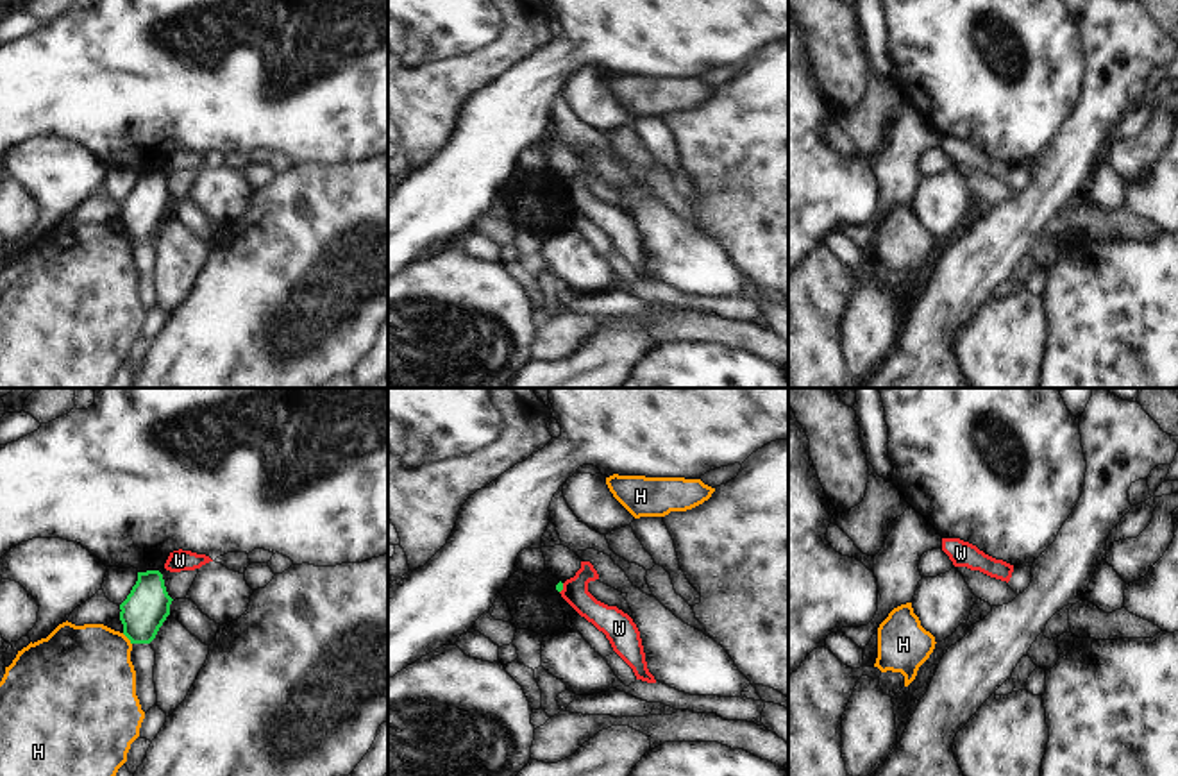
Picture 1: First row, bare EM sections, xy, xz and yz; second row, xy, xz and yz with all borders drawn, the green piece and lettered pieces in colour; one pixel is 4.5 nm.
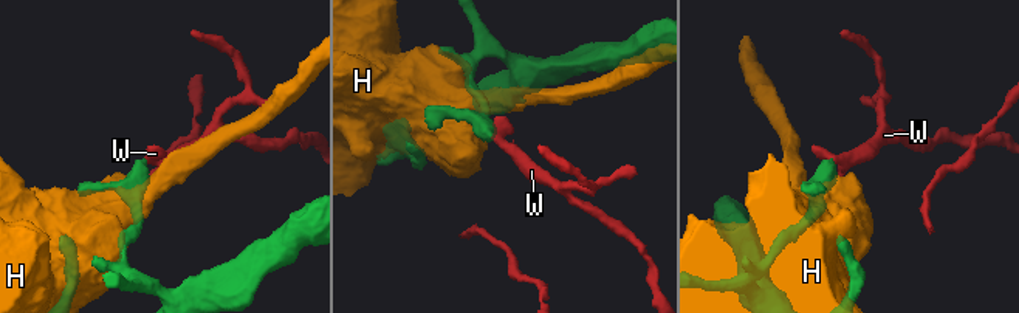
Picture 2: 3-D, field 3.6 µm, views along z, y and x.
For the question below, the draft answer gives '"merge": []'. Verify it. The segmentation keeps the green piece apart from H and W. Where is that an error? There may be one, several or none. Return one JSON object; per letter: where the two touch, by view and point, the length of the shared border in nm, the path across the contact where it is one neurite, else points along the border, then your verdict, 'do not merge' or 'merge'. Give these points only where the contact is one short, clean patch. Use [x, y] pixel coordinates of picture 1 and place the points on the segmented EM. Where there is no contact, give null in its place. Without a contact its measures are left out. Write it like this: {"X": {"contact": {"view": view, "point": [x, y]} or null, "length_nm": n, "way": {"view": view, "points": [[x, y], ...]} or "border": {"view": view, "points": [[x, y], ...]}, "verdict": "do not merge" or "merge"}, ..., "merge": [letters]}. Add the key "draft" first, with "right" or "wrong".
{"draft": "right", "H": {"contact": {"view": "xy", "point": [127, 637]}, "length_nm": 70, "verdict": "do not merge"}, "W": {"contact": {"view": "xz", "point": [562, 589]}, "length_nm": 50, "border": {"view": "xz", "points": [[563, 583], [560, 592]]}, "verdict": "do not merge"}, "merge": []}

